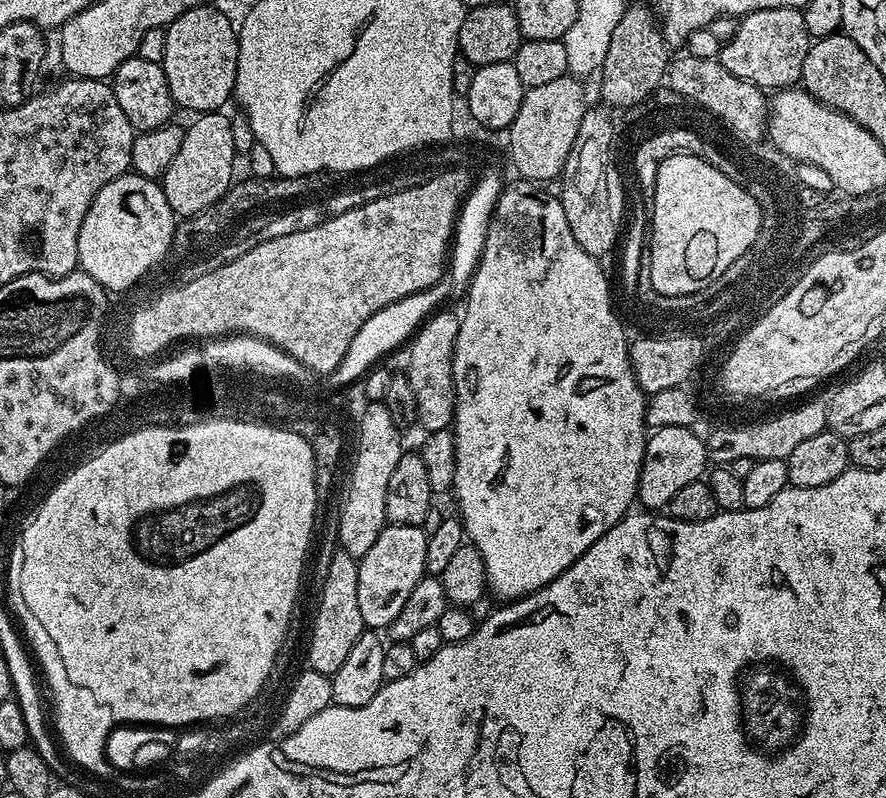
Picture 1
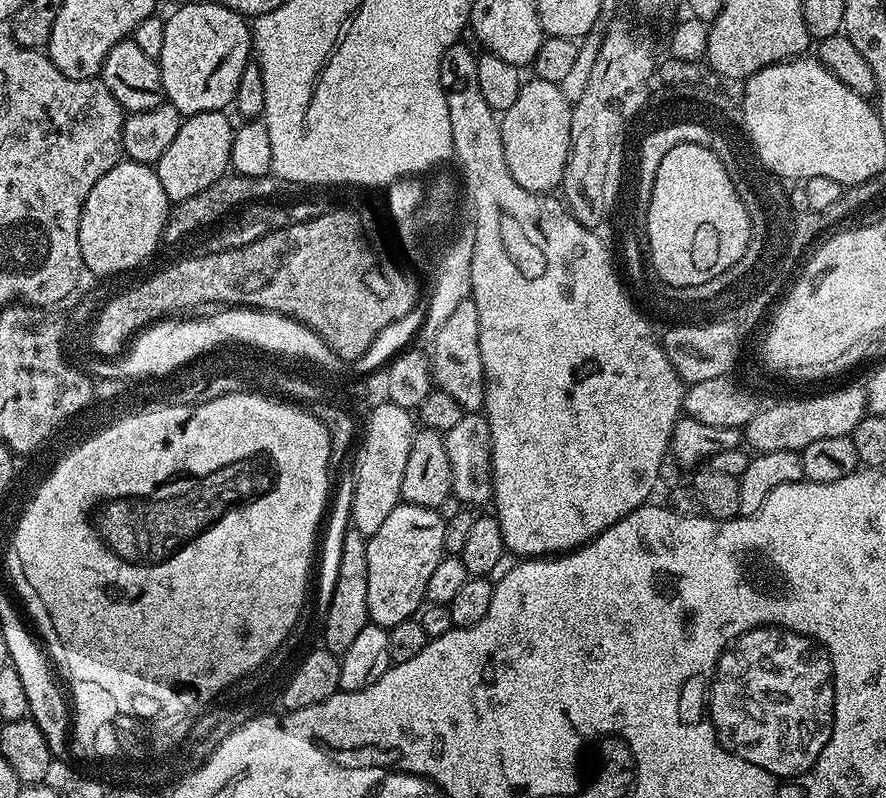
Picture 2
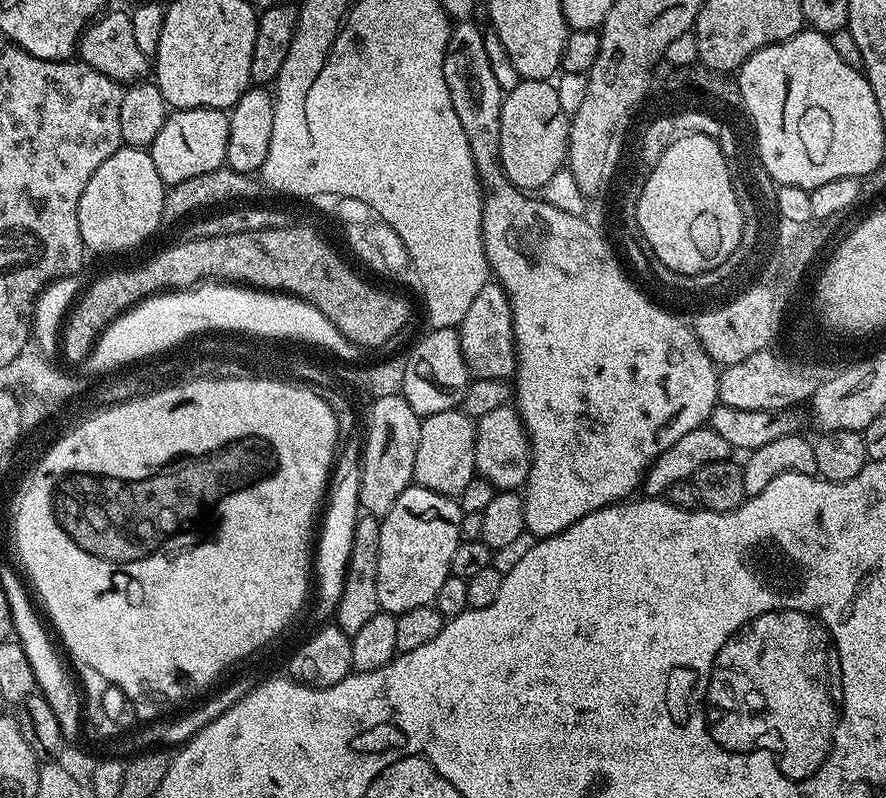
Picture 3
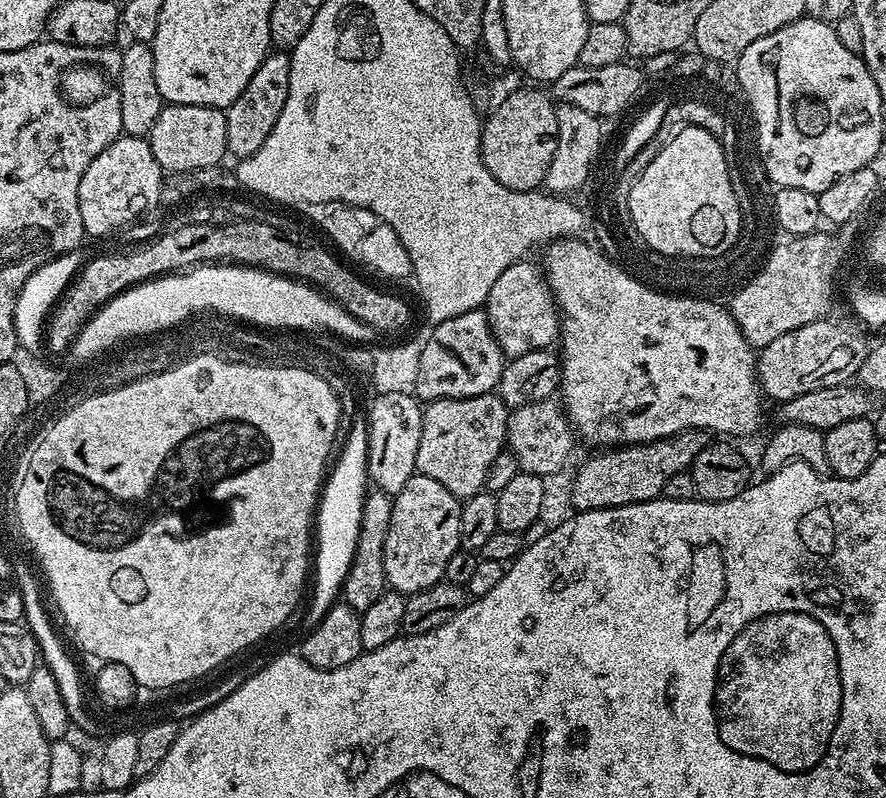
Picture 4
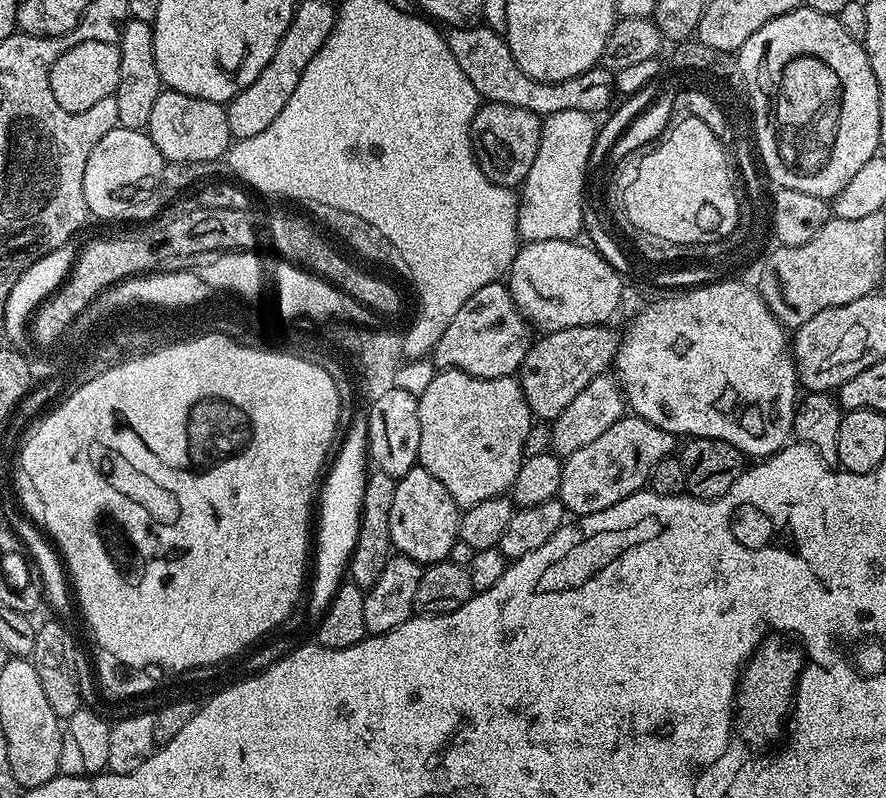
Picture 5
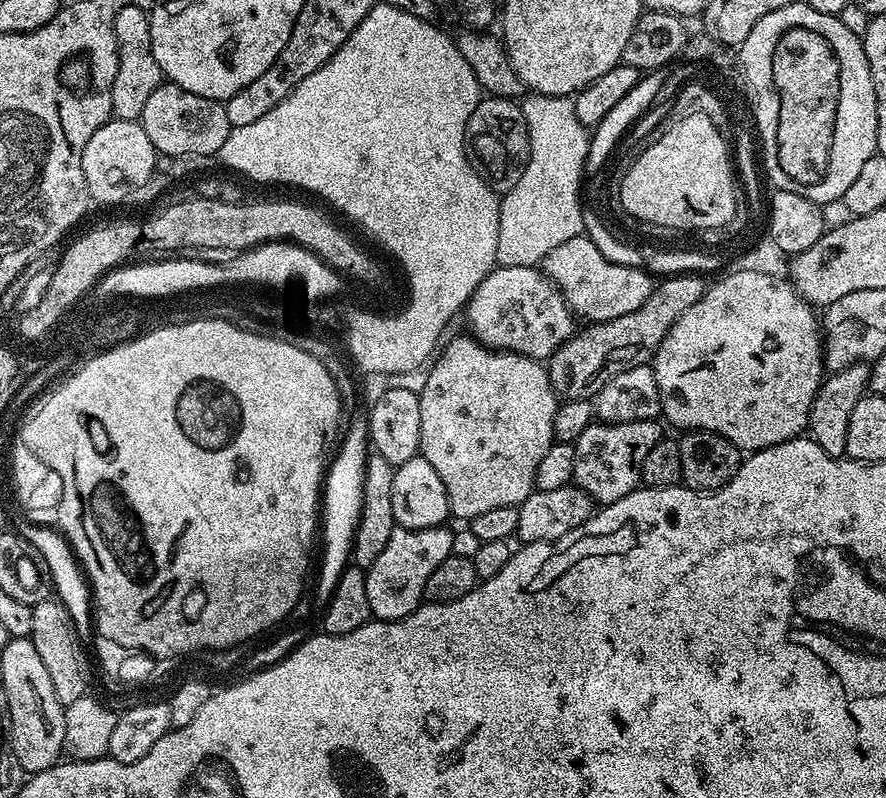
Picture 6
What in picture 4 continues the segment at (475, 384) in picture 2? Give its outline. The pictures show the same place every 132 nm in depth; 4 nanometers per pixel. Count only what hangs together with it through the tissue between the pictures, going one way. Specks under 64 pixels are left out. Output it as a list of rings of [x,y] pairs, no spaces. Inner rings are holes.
[[[525,258],[506,266],[506,270],[498,274],[498,282],[490,286],[488,300],[482,305],[488,314],[492,337],[508,358],[551,349],[557,343],[562,327],[562,317],[554,293],[548,289],[545,273],[530,261]]]

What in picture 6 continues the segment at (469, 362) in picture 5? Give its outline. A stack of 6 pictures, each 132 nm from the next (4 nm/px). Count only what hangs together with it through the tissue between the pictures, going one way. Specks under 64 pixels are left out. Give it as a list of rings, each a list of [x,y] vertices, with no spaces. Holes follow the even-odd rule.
[[[497,266],[474,290],[466,305],[467,331],[477,343],[494,352],[516,352],[532,360],[547,361],[574,331],[573,313],[563,296],[535,267]]]

